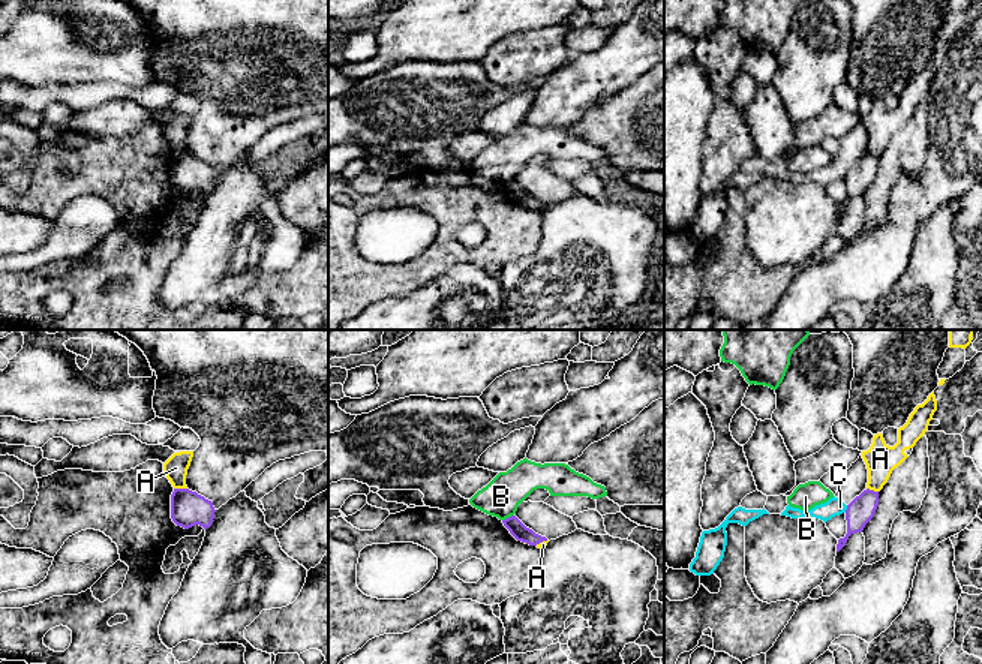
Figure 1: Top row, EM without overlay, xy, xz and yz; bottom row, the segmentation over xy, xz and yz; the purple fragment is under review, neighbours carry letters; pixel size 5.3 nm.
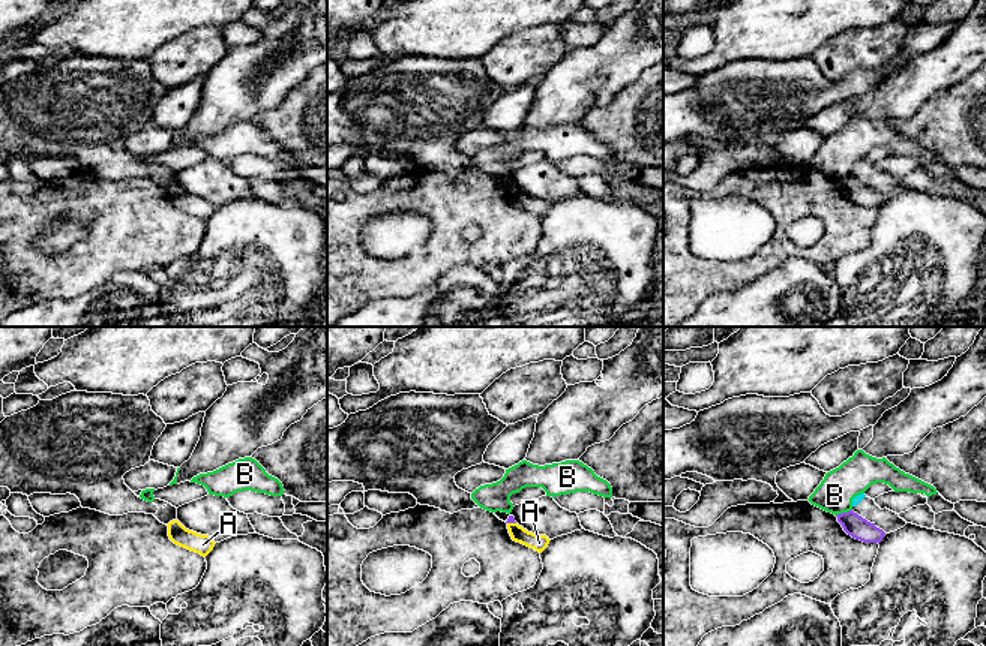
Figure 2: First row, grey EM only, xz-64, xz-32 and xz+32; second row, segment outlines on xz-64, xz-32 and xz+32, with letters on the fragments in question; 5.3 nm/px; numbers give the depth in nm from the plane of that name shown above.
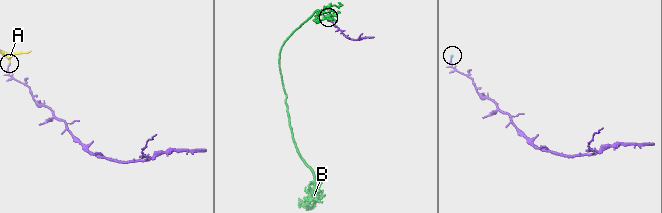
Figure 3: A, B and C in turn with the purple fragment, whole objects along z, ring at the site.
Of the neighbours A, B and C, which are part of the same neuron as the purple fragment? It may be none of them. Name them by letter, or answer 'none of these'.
none of these

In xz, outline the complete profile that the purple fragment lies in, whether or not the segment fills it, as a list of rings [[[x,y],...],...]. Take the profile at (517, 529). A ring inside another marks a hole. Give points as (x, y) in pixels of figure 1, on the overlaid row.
[[[516,516],[502,520],[502,523],[517,541],[526,543],[529,546],[537,546],[543,541],[547,541],[546,537],[541,537],[532,529],[526,528]]]

